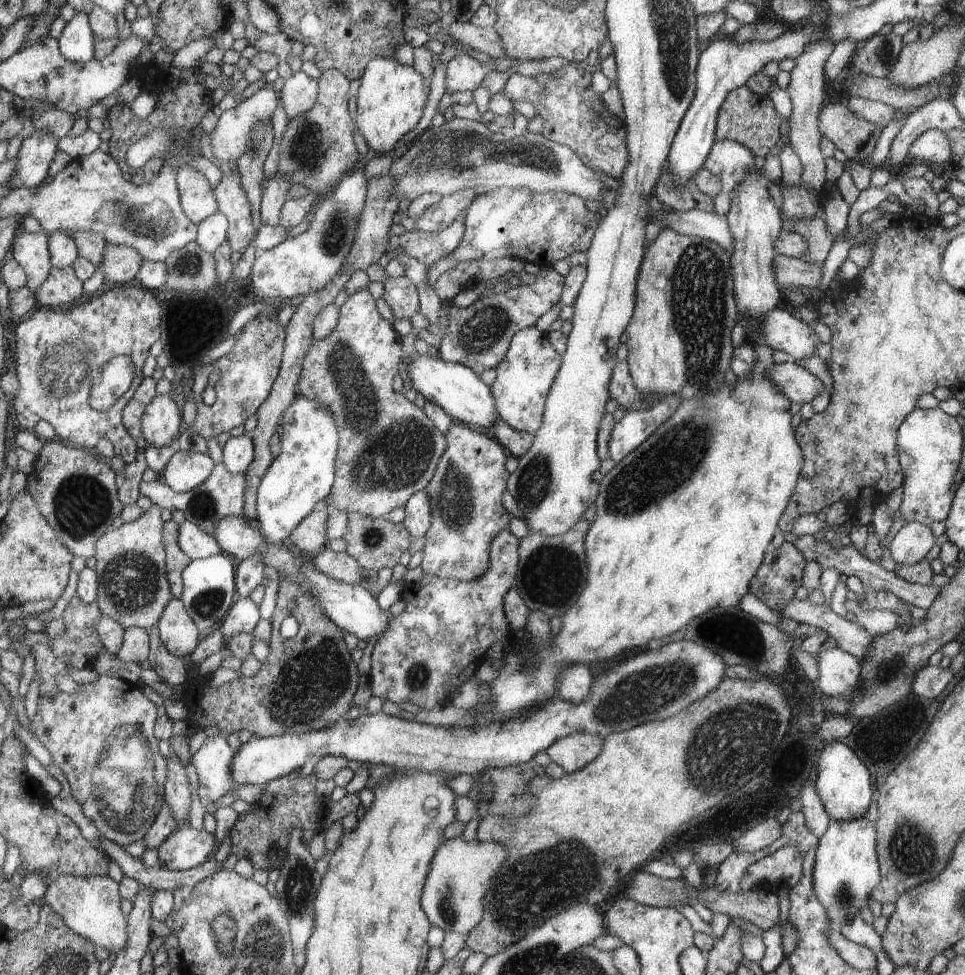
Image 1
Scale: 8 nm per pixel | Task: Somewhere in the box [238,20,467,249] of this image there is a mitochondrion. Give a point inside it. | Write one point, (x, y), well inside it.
(307, 148)

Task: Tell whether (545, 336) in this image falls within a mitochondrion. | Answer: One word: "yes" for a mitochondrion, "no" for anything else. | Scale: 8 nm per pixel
no

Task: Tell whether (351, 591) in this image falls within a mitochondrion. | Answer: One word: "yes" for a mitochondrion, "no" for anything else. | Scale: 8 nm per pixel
no

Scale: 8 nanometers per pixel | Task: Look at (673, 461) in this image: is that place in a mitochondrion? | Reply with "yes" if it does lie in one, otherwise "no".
yes

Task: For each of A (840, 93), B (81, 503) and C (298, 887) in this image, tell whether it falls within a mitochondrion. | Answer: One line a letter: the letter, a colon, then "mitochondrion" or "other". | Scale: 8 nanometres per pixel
A: other
B: mitochondrion
C: mitochondrion

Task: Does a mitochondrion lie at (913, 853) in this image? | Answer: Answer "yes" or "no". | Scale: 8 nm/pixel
yes

